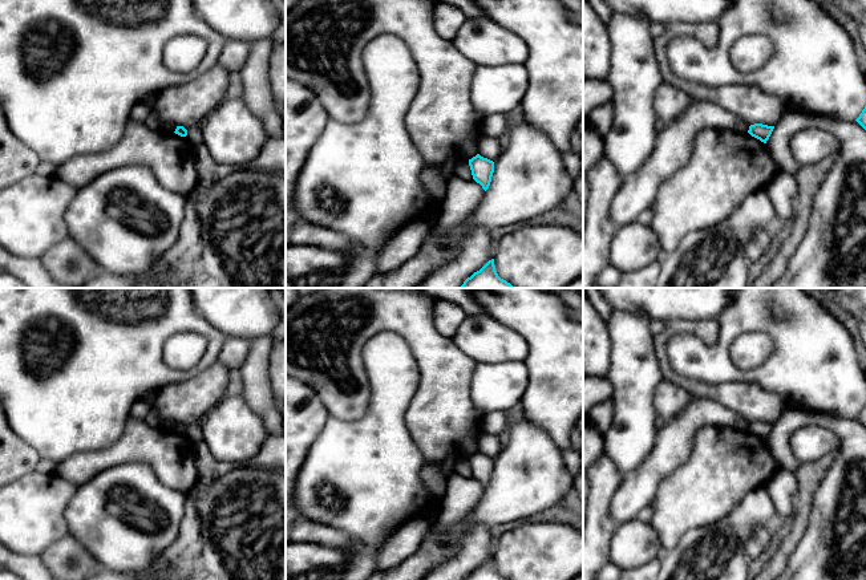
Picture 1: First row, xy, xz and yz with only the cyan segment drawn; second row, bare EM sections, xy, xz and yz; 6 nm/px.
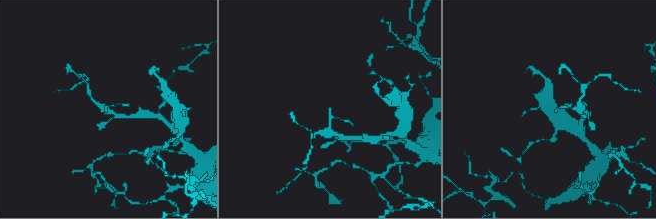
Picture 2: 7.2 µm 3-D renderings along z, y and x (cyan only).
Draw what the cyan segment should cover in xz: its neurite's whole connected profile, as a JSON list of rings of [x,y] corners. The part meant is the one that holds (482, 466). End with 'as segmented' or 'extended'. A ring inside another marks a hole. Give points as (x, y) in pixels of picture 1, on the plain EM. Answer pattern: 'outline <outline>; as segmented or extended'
outline [[[477,451],[469,457],[473,476],[486,488],[494,470],[494,459]]]; as segmented

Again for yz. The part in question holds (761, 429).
outline [[[754,421],[749,423],[748,430],[760,437],[761,439],[766,441],[766,438],[769,437],[772,429],[773,429],[774,423],[768,423],[768,422],[762,422],[762,421]]]; as segmented

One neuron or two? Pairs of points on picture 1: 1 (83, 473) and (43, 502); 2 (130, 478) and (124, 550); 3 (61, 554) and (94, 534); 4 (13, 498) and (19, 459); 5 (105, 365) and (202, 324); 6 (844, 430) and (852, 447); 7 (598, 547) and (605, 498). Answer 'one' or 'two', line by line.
1: two
2: one
3: two
4: two
5: one
6: one
7: one

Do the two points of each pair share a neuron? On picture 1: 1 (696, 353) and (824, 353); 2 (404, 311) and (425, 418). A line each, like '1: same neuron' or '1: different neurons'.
1: same neuron
2: same neuron

